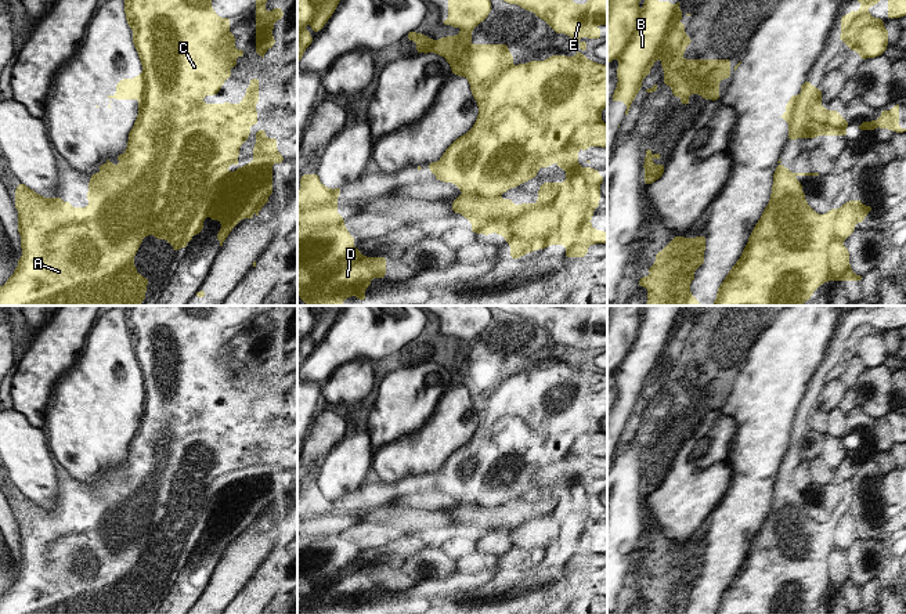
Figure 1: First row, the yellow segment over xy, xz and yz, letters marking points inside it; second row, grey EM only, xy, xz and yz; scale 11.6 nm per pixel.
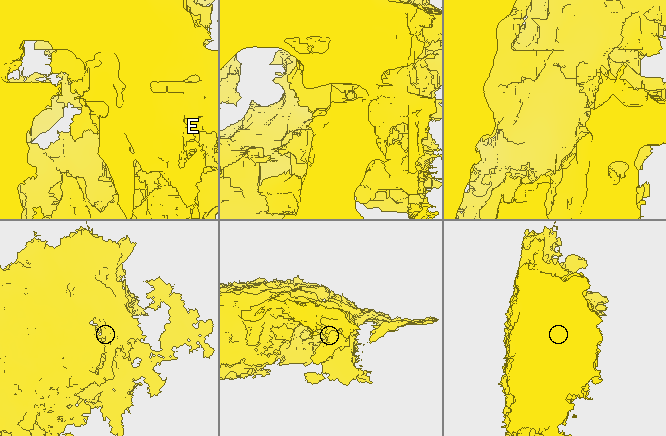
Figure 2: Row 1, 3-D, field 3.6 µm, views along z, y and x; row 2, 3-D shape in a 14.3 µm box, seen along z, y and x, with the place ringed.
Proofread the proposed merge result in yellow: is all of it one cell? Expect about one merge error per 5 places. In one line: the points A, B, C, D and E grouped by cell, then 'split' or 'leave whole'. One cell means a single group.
groups A B C D E; leave whole

